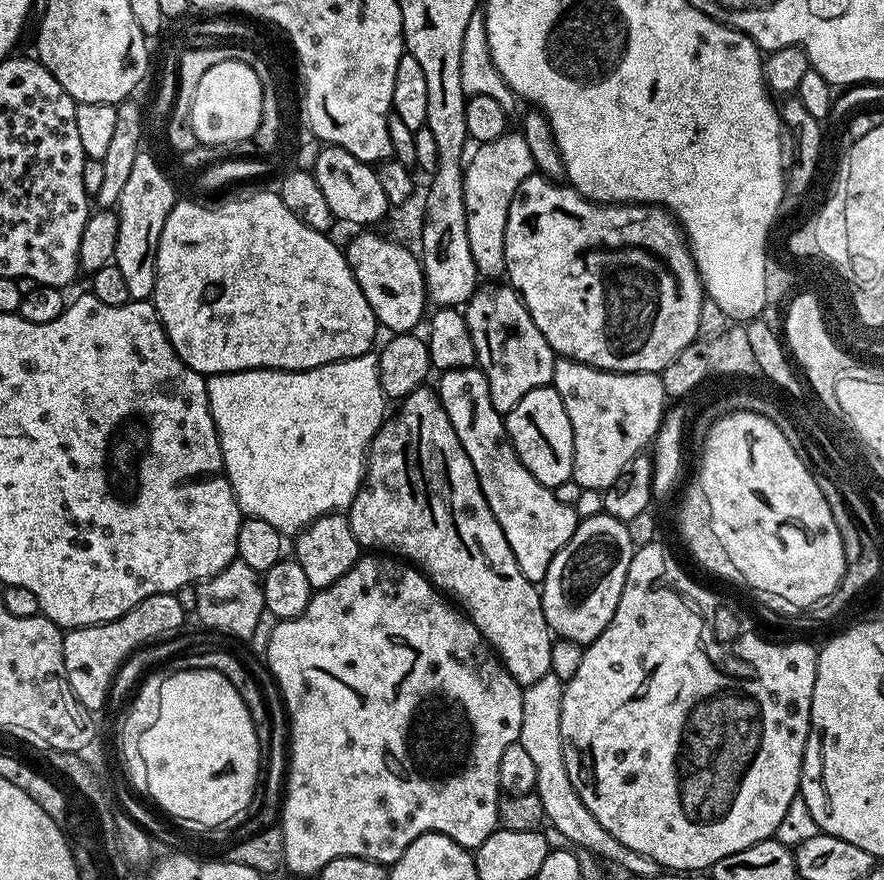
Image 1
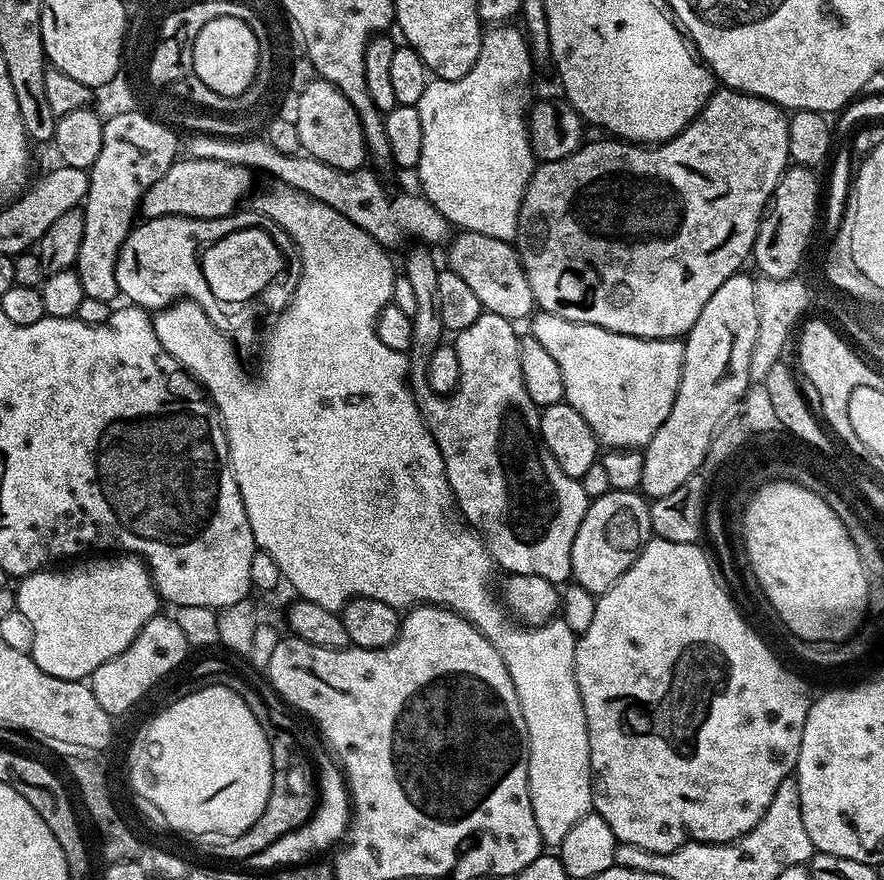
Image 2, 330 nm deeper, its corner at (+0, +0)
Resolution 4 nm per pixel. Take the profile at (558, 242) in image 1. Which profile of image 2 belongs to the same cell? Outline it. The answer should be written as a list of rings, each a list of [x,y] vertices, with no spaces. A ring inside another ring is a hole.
[[[721,87],[713,92],[708,105],[674,138],[662,144],[633,144],[619,138],[604,138],[585,143],[577,152],[558,162],[541,163],[532,173],[524,200],[520,203],[520,230],[518,251],[524,265],[526,278],[533,291],[535,307],[541,312],[558,314],[570,322],[582,322],[590,326],[602,326],[611,332],[626,334],[643,340],[675,340],[687,336],[702,306],[710,302],[710,294],[726,282],[726,278],[737,275],[740,268],[752,255],[756,232],[760,228],[760,218],[764,215],[776,183],[789,167],[788,126],[785,109],[769,100],[751,96],[745,92],[735,92],[733,88]]]

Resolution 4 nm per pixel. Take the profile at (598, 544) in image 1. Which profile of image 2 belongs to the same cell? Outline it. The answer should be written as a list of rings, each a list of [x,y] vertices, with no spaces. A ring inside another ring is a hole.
[[[611,490],[589,503],[572,547],[572,580],[575,583],[599,594],[626,574],[626,570],[640,557],[641,550],[653,539],[648,505],[649,501],[639,491]]]

